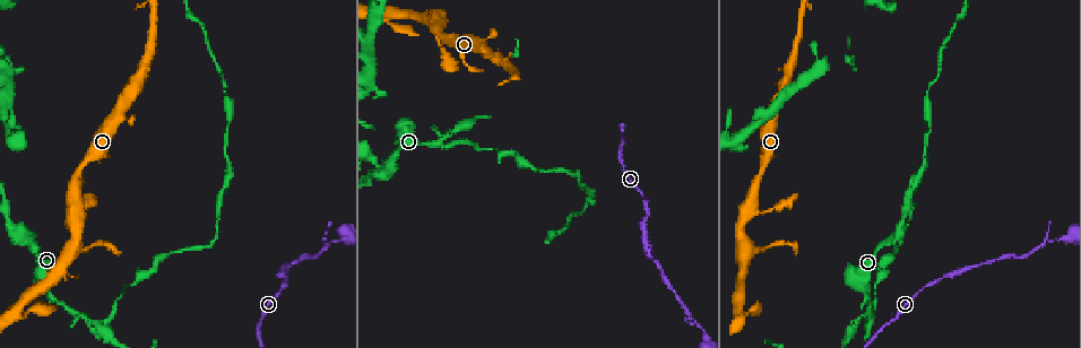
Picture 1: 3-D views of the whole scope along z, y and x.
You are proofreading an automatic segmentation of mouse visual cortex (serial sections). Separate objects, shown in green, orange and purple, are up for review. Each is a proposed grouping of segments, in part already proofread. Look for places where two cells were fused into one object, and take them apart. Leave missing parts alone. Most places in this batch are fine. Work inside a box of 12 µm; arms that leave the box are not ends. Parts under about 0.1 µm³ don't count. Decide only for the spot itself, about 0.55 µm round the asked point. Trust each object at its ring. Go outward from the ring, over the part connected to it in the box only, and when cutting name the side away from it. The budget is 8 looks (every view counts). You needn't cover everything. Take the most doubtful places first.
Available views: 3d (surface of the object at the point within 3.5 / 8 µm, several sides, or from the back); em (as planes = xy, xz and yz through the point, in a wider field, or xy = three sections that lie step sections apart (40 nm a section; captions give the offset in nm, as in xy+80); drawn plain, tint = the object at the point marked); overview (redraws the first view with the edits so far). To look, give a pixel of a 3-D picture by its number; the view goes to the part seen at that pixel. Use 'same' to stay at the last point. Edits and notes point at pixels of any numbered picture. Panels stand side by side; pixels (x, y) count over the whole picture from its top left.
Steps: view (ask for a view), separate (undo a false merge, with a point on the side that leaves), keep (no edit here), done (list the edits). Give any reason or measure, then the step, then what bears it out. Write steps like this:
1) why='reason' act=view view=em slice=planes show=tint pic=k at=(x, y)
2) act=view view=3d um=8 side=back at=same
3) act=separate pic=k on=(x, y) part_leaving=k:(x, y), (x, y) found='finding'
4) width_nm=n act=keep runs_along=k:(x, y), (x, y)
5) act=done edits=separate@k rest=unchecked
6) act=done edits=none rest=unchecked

why='three arms meet' act=view view=3d um=8 pic=1 at=(867, 312)

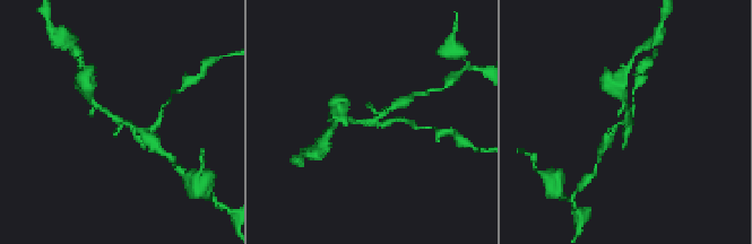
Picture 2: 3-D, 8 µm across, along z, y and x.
why='now the EM' act=view view=em slice=xy step=2 show=tint pic=2 at=(122, 123)

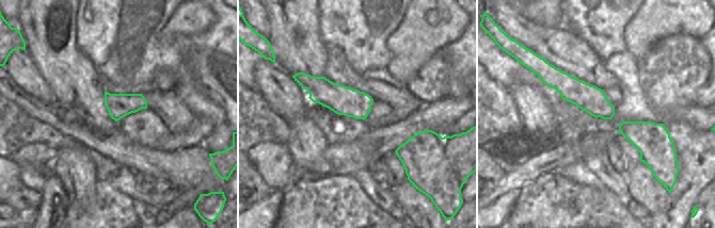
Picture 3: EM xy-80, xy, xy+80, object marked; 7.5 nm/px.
act=keep runs_along=2:(94, 102), (136, 131), (148, 131) found='one cell here'

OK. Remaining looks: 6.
why='calibre changes' act=view view=3d um=8 side=back pic=1 at=(1052, 242)

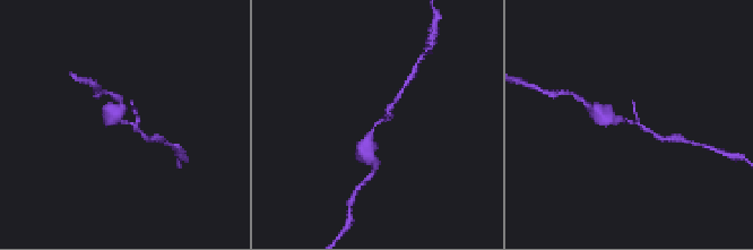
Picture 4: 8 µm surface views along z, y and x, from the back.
why='zoom in' act=view view=3d um=3.5 pic=4 at=(123, 123)

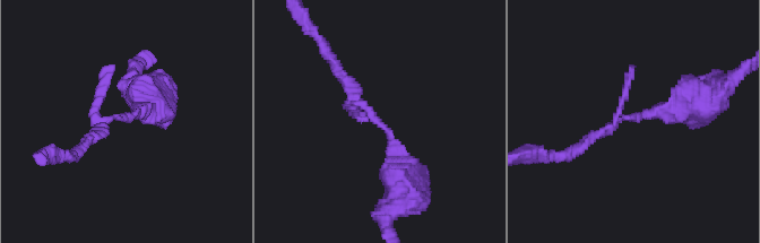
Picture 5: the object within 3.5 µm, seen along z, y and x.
why='now the EM' act=view view=em slice=planes show=tint pic=5 at=(636, 116)

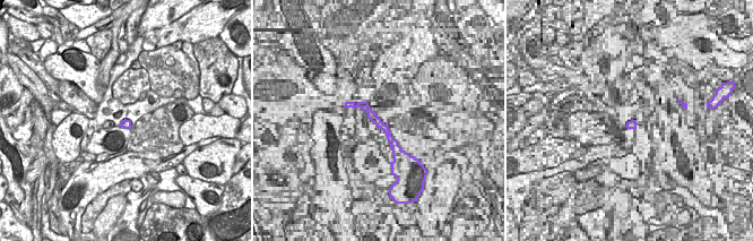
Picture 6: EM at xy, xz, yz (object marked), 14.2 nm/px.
act=keep found='continuous, no second cell'

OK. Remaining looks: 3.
why='branch point' act=view view=3d um=8 pic=1 at=(750, 206)

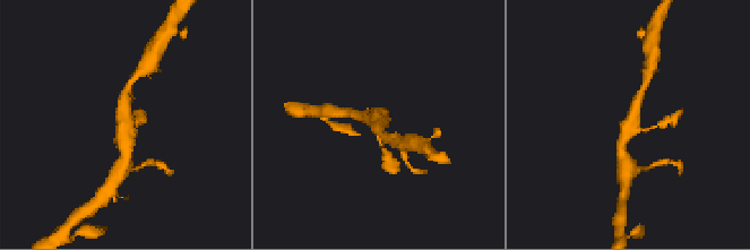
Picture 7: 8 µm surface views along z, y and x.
act=view view=3d um=3.5 pic=7 at=(630, 119)

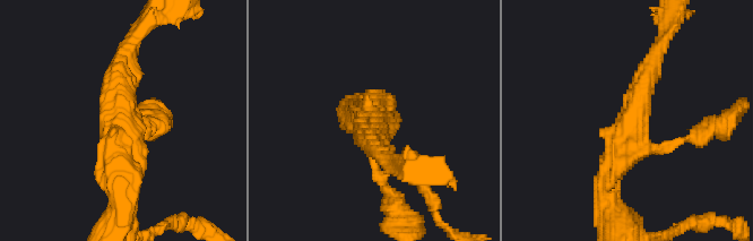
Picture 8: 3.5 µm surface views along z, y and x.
why='now the EM' act=view view=em slice=xy step=3 show=tint pic=8 at=(629, 131)

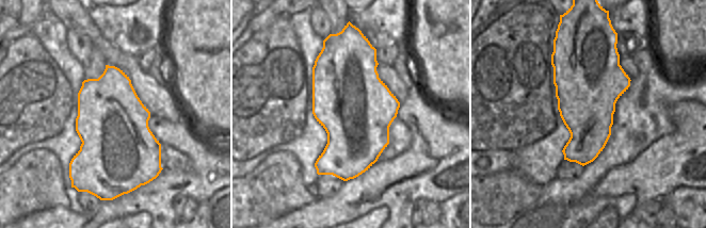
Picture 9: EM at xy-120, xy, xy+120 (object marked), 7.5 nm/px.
act=keep runs_along=8:(656, 57), (607, 199) found='all the same cell'

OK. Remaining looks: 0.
act=done edits=none rest=unchecked

